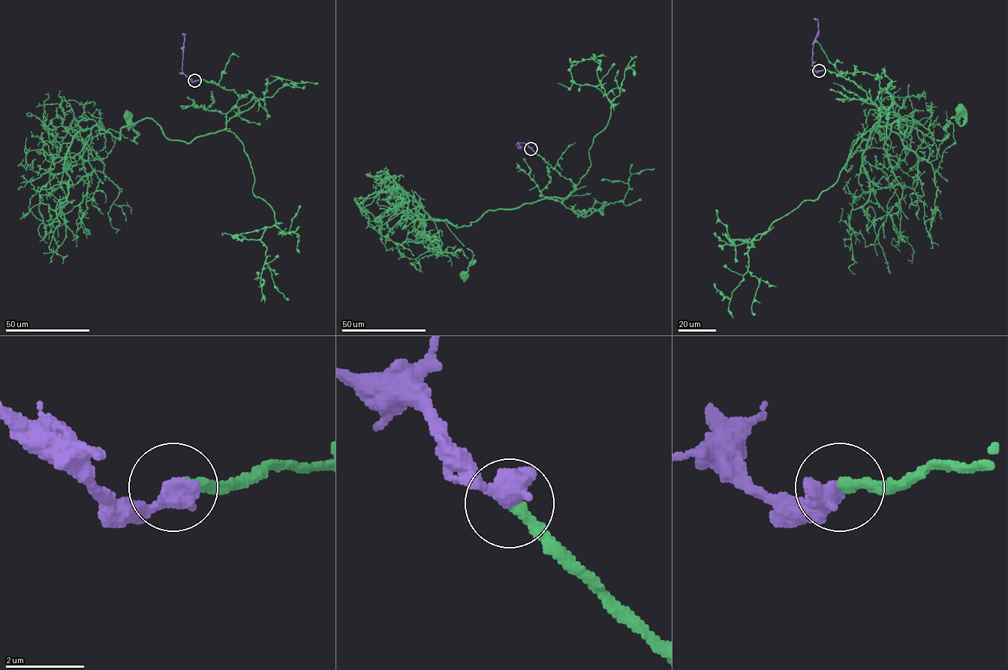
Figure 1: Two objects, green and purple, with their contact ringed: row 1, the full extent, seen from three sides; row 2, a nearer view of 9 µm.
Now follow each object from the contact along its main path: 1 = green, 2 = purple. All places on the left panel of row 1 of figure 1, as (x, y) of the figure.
1: (195, 80), (238, 95), (224, 129), (188, 142), (148, 118), (120, 138), (108, 129), (136, 143), (127, 116)
2: (195, 80), (192, 81), (182, 73), (185, 34), (182, 34)

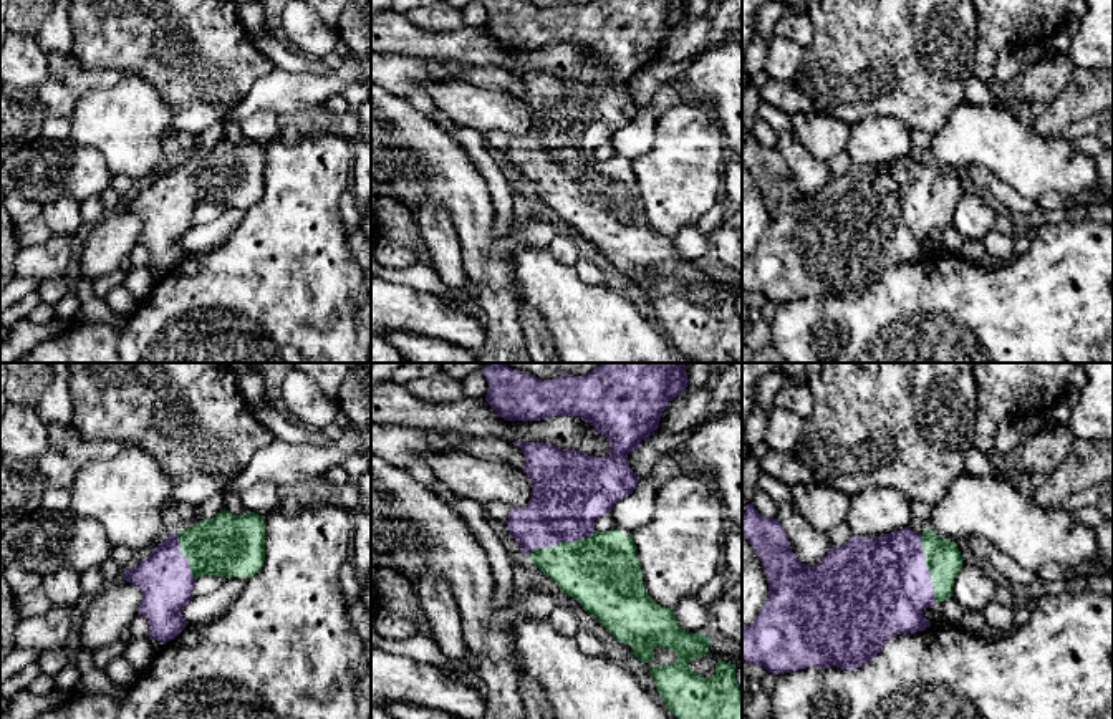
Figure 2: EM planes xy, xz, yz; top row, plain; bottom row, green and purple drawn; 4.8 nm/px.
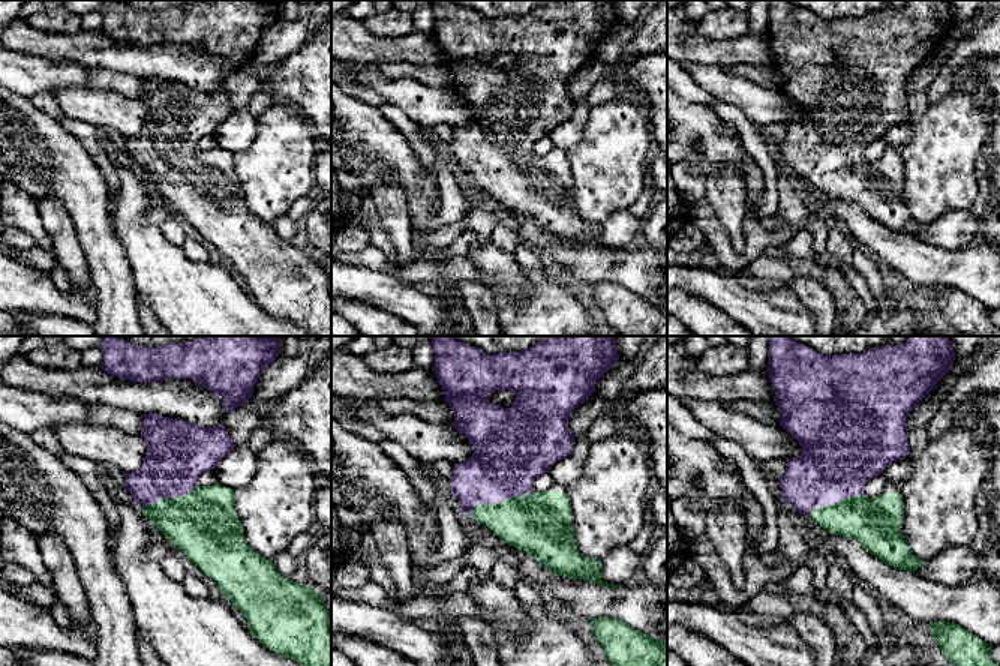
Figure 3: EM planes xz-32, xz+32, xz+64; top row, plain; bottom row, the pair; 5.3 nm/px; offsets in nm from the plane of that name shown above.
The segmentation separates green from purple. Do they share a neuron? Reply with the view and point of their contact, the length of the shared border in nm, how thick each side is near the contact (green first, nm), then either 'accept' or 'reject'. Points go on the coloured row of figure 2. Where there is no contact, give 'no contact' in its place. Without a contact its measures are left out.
contact xz (562, 542); length 360 nm; calibres 380 and 360 nm; accept

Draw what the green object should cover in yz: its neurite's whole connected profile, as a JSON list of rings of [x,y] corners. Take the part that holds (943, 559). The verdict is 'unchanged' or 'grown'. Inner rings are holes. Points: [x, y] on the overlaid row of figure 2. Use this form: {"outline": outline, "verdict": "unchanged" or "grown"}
{"outline": [[[747,504],[742,514],[742,533],[762,562],[768,583],[768,598],[759,616],[742,630],[742,659],[749,664],[762,664],[773,674],[808,666],[823,669],[831,666],[858,669],[865,666],[893,636],[929,628],[931,621],[923,616],[923,610],[952,596],[954,578],[962,568],[957,543],[937,537],[929,528],[923,533],[904,527],[879,537],[851,535],[845,545],[831,547],[813,567],[795,557],[780,522],[762,517],[752,504]]], "verdict": "grown"}

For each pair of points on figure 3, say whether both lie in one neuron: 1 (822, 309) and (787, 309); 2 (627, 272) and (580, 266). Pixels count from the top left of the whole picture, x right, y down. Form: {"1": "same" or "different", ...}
{"1": "different", "2": "same"}

